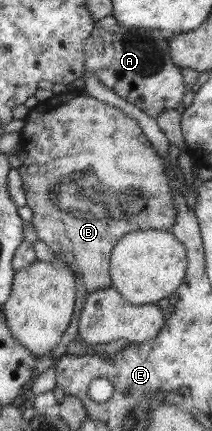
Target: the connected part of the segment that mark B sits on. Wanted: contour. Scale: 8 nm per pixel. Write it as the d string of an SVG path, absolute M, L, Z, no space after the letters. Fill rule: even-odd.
M68 90L66 93L54 94L52 97L39 102L34 108L29 109L23 129L20 131L20 147L28 153L23 161L19 172L24 180L24 192L26 192L27 205L32 209L31 226L36 235L43 240L54 252L58 259L68 264L72 272L77 276L79 282L83 282L87 292L96 290L107 290L111 288L112 280L109 274L111 252L120 238L136 230L166 230L170 231L176 223L177 212L174 205L173 188L171 188L171 178L165 172L164 160L157 154L142 129L138 126L136 119L130 118L120 108L102 102L95 97L85 94L83 90ZM30 166L38 166L38 172L29 174Z

